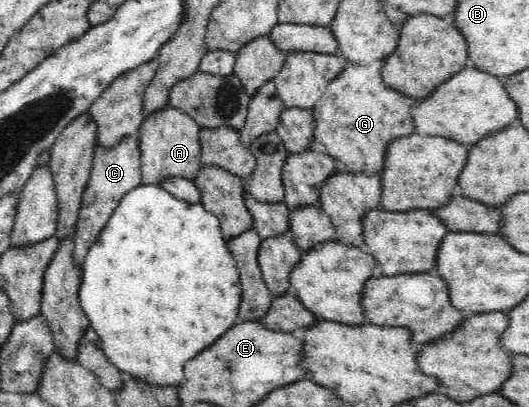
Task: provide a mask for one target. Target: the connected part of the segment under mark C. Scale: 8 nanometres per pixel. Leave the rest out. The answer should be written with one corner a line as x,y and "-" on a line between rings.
133,136
121,139
112,147
103,147
101,143
94,144
93,168
89,183
82,194
79,214
76,227
74,228
74,253
73,259
77,265
83,264
85,256
88,255
89,248
98,240
101,229
109,222
110,216
120,203
120,200
127,194
142,185
141,153
138,147
138,138

